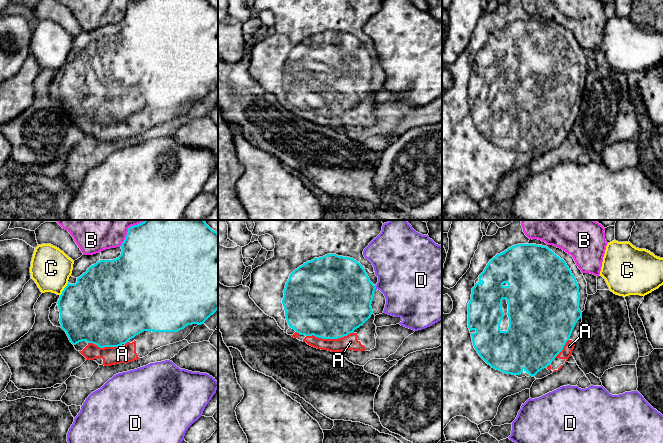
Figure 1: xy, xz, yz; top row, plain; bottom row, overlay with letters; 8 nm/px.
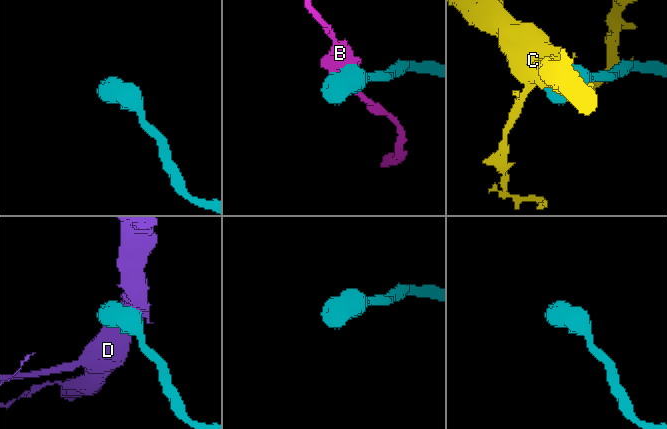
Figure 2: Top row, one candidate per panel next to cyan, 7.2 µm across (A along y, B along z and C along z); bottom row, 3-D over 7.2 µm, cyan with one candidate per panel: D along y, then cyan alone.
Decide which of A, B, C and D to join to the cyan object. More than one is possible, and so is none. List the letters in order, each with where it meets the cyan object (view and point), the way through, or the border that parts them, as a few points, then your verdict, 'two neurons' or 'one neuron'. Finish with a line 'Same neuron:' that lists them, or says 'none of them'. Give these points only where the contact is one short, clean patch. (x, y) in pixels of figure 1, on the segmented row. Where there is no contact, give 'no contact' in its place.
A: xz (329, 338) | one neuron
B: xy (128, 229) | two neurons
C: xy (64, 289) | along xy (68, 282), (60, 295) | two neurons
D: xz (375, 287) | two neurons
Same neuron: A

